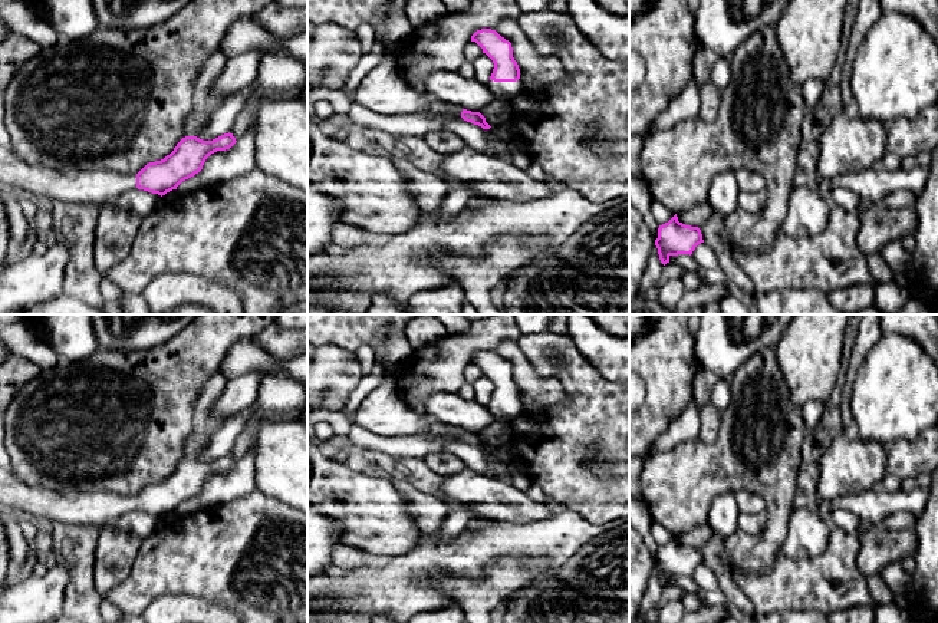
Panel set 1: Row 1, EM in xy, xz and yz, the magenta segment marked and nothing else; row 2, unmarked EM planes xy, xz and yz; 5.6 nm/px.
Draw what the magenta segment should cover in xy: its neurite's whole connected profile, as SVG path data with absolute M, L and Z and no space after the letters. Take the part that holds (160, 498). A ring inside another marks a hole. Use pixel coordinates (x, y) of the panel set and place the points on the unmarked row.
M230 454L213 462L185 458L164 481L149 484L132 497L103 491L52 491L30 487L13 471L0 468L0 504L19 510L47 527L56 523L108 525L135 510L162 518L198 495L211 475L230 471L236 464Z

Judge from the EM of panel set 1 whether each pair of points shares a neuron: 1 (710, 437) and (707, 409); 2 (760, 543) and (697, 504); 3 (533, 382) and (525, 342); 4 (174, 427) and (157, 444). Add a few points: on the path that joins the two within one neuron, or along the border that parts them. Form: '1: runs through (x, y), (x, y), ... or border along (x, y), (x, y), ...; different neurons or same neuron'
1: runs through (710, 429), (710, 417); same neuron
2: runs through (774, 513), (774, 500), (756, 481), (727, 481); same neuron
3: border along (516, 342), (539, 375), (558, 379); different neurons
4: runs through (170, 431), (161, 439); same neuron

